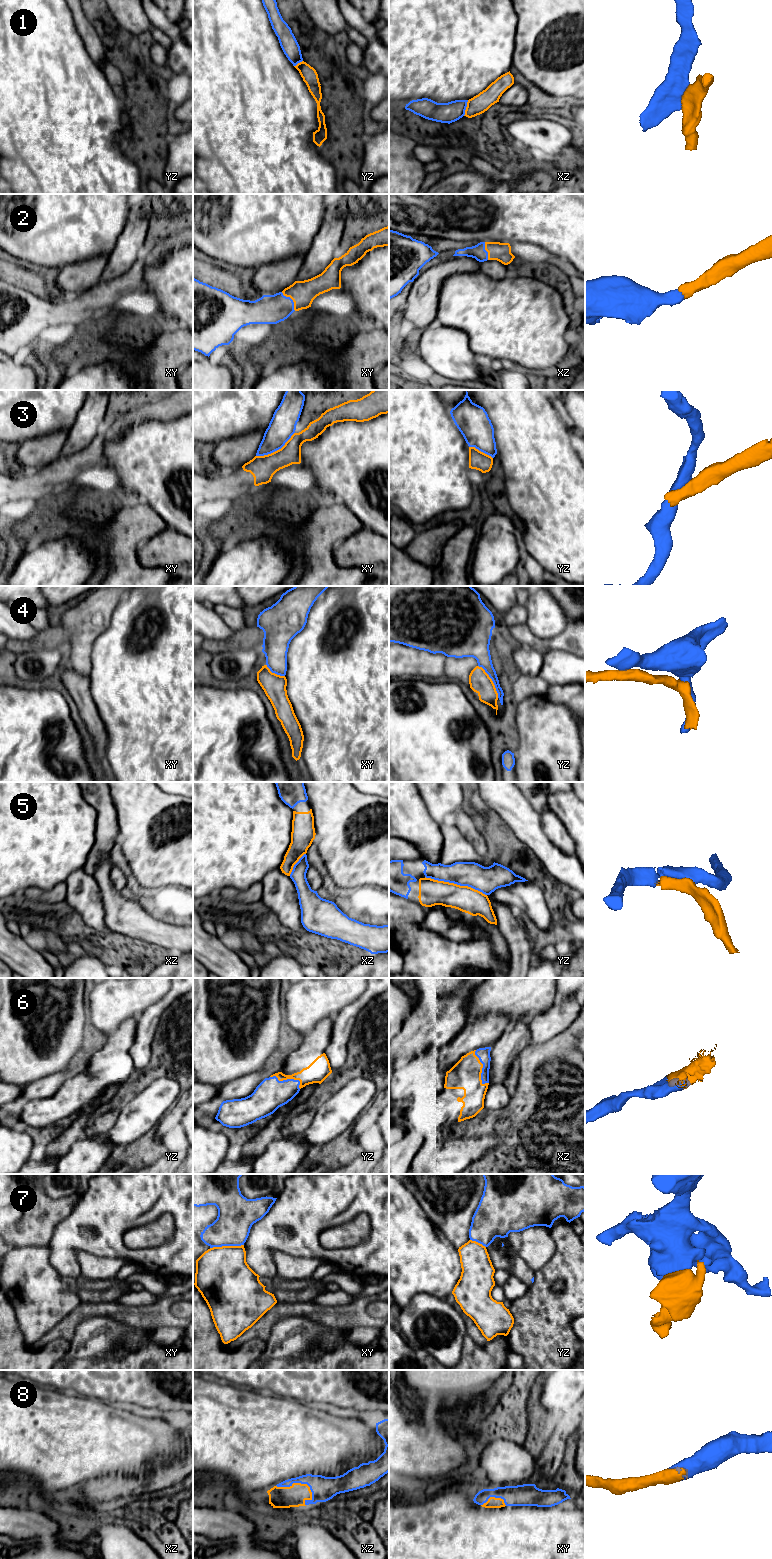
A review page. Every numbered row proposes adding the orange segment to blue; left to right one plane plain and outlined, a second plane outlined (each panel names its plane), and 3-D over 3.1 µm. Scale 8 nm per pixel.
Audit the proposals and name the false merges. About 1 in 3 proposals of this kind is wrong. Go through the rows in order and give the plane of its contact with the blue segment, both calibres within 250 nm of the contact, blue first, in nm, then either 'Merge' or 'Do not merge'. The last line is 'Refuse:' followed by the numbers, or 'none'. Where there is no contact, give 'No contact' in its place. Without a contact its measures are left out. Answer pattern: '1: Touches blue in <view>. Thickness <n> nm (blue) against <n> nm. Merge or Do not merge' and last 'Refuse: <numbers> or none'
1: Touches blue in xz. Thickness 160 nm (blue) against 150 nm. Do not merge
2: Touches blue in xy. Thickness 240 nm (blue) against 200 nm. Merge
3: Touches blue in xy. Thickness 220 nm (blue) against 200 nm. Do not merge
4: Touches blue in yz. Thickness 140 nm (blue) against 170 nm. Do not merge
5: Touches blue in yz. Thickness 200 nm (blue) against 220 nm. Merge
6: Touches blue in xz. Thickness 100 nm (blue) against 240 nm. Merge
7: Touches blue in xy. Thickness 300 nm (blue) against 440 nm. Do not merge
8: Touches blue in xz. Thickness 190 nm (blue) against 180 nm. Merge
Refuse: 1, 3, 4, 7

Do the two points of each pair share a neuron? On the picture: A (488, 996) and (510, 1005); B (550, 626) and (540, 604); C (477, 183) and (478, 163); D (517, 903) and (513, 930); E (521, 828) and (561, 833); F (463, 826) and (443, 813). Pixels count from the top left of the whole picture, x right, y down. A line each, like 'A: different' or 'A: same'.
A: same
B: same
C: different
D: different
E: different
F: different

